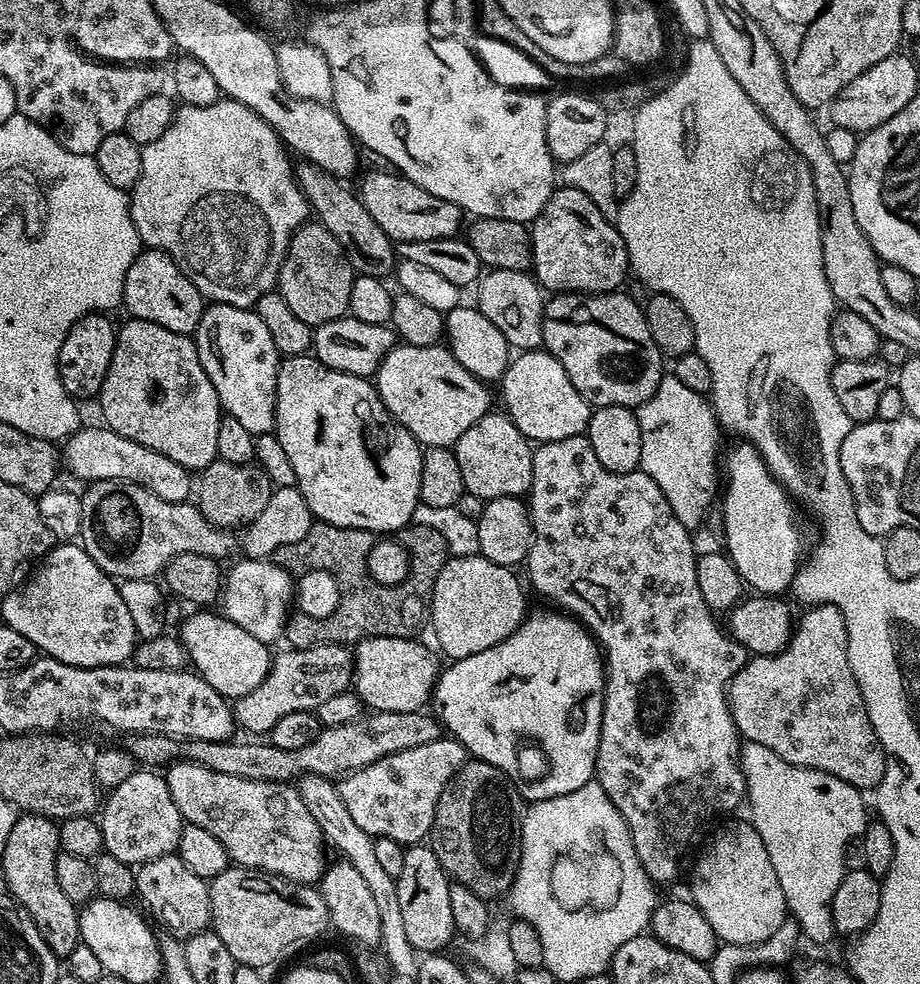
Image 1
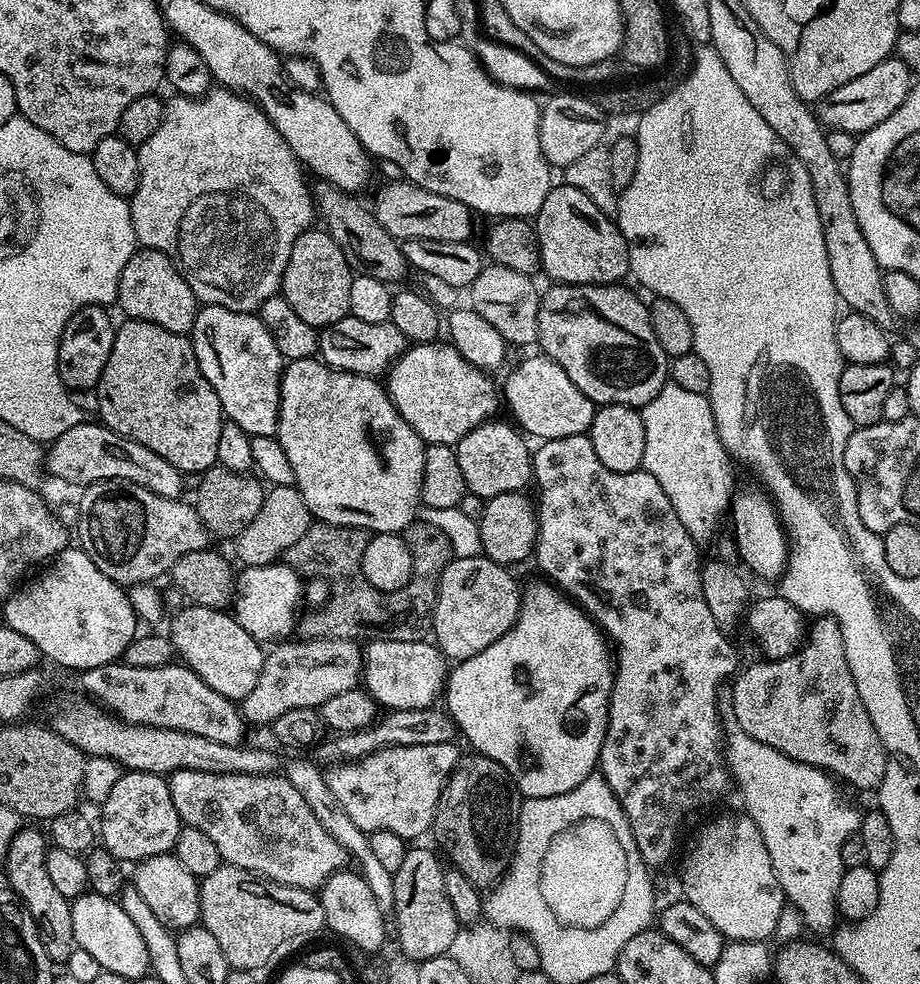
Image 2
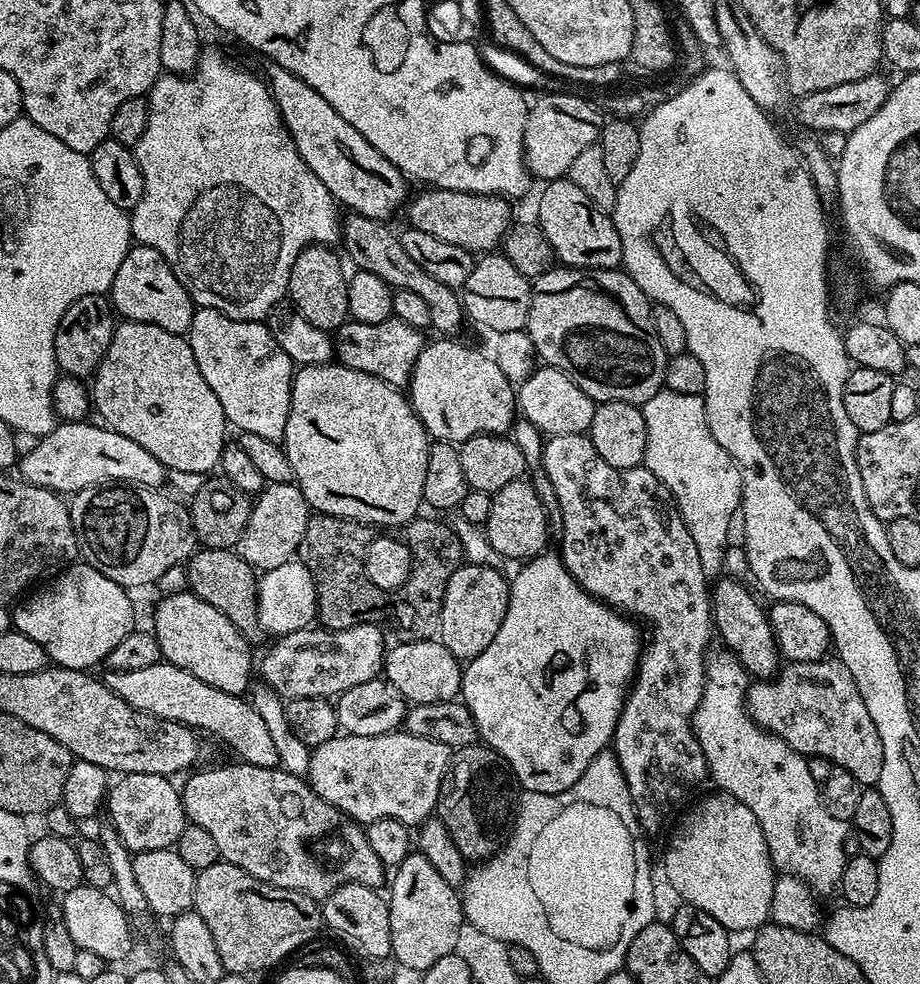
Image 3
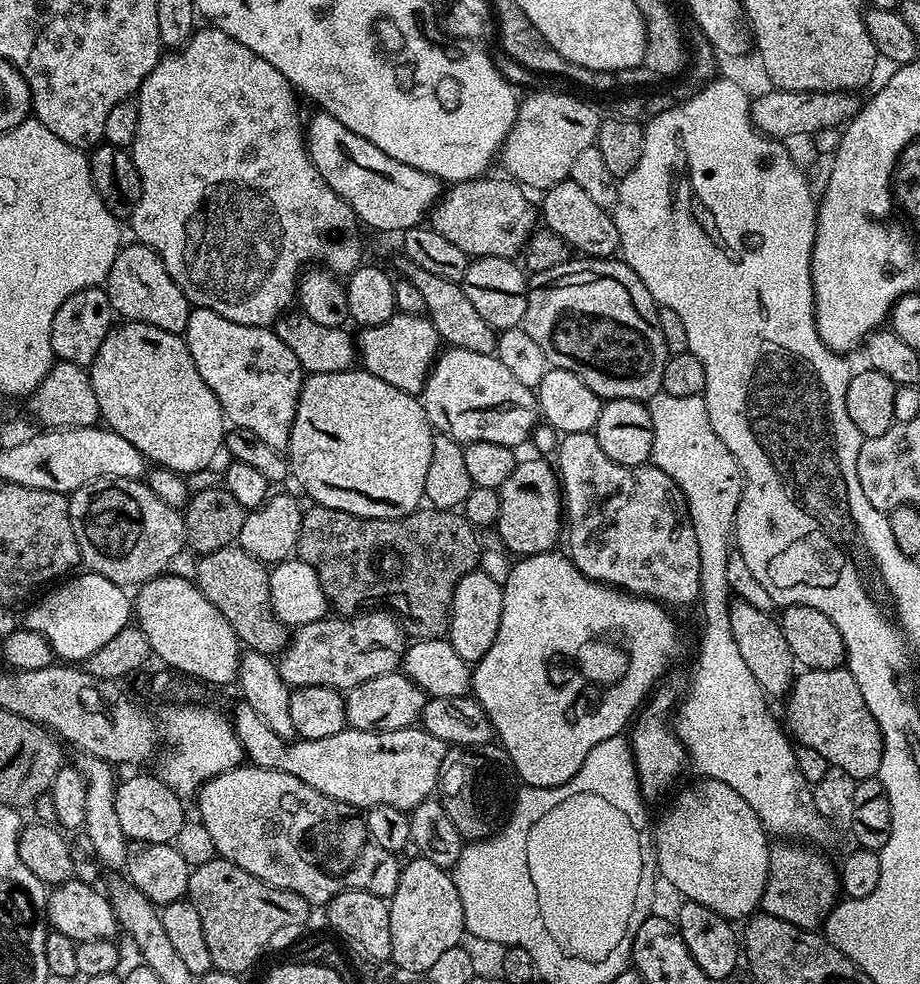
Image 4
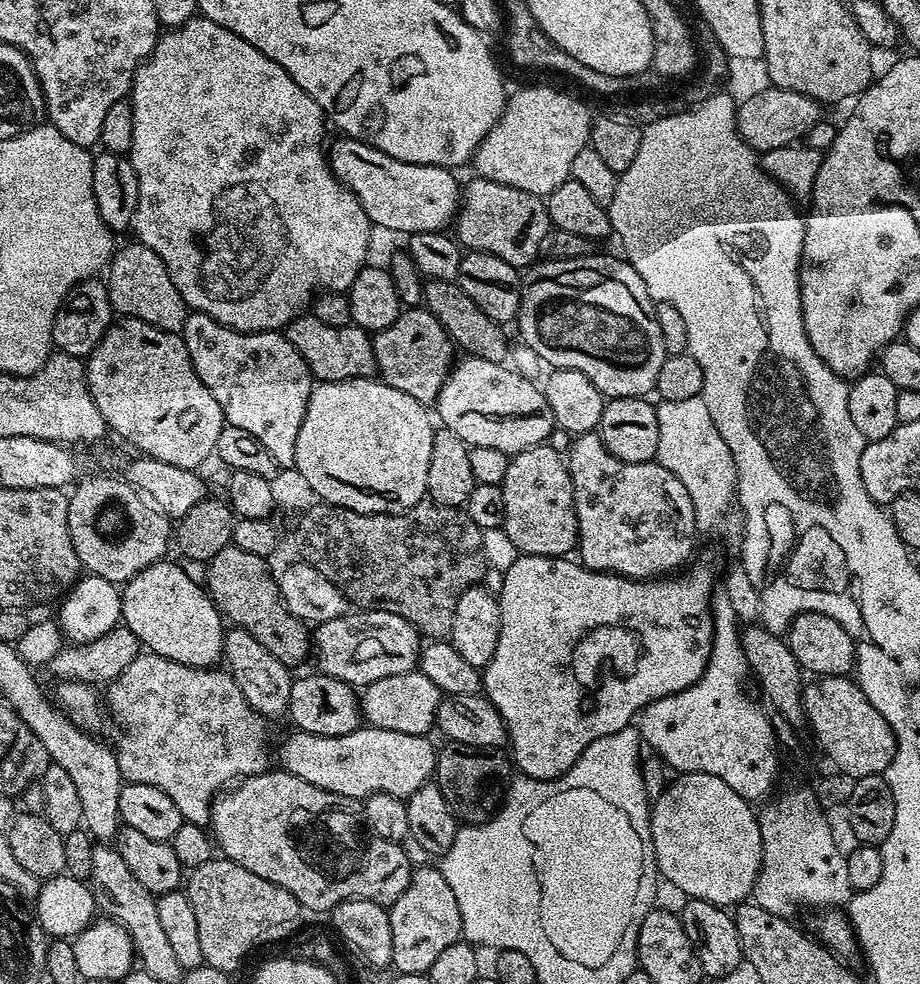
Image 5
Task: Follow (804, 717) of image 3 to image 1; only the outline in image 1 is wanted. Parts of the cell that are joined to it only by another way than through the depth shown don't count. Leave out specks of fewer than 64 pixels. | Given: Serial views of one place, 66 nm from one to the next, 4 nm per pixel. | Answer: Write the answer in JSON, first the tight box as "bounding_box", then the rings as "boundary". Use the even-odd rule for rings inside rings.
{"bounding_box":[728,604,888,790],"boundary":[[[814,604],[803,609],[804,613],[799,613],[794,624],[792,639],[788,644],[773,656],[753,655],[744,665],[736,671],[732,677],[732,683],[728,685],[728,708],[732,712],[732,717],[736,723],[736,731],[740,733],[745,741],[766,746],[766,750],[774,750],[778,758],[786,758],[794,766],[803,768],[817,768],[834,778],[842,778],[850,786],[861,790],[875,790],[882,782],[884,771],[888,761],[884,755],[884,748],[880,744],[878,734],[874,734],[874,726],[870,722],[870,714],[866,714],[866,702],[862,702],[862,690],[858,690],[858,682],[854,678],[854,670],[850,670],[850,658],[848,657],[848,635],[846,634],[846,618],[838,610],[838,606],[833,604]]]}

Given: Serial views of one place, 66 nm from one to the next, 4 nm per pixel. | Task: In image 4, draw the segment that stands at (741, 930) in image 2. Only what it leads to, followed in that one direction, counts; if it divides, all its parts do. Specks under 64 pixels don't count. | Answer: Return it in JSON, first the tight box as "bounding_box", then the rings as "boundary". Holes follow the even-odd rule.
{"bounding_box":[654,778,770,922],"boundary":[[[707,778],[697,779],[697,784],[692,784],[689,788],[684,788],[676,797],[671,797],[672,805],[664,812],[664,817],[654,824],[654,851],[656,854],[656,867],[659,875],[664,876],[681,892],[684,900],[693,900],[702,906],[710,906],[710,910],[714,910],[718,915],[725,916],[733,922],[743,921],[753,915],[761,907],[763,898],[763,890],[767,882],[768,874],[768,853],[770,849],[770,836],[765,832],[764,824],[758,818],[758,814],[754,814],[754,810],[750,810],[750,806],[746,806],[746,801],[734,790],[730,790],[730,786],[726,786],[726,782],[718,782]]]}

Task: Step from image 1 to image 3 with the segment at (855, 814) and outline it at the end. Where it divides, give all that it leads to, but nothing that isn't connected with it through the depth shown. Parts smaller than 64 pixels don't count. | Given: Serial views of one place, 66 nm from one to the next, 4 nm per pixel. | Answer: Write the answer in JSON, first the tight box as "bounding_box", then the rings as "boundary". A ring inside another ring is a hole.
{"bounding_box":[692,651,850,894],"boundary":[[[713,651],[707,657],[702,698],[692,716],[692,733],[698,738],[698,746],[702,746],[711,783],[716,783],[715,787],[719,791],[738,798],[738,802],[742,802],[742,806],[747,806],[754,813],[754,818],[758,818],[758,826],[762,826],[773,868],[803,880],[816,894],[835,893],[846,859],[844,839],[847,836],[849,839],[850,836],[849,821],[839,820],[827,809],[821,796],[821,785],[818,778],[816,782],[816,776],[808,765],[811,763],[806,757],[782,742],[782,738],[767,732],[765,728],[759,728],[752,721],[746,703],[750,683],[748,671],[740,663],[736,653],[719,651]]]}

